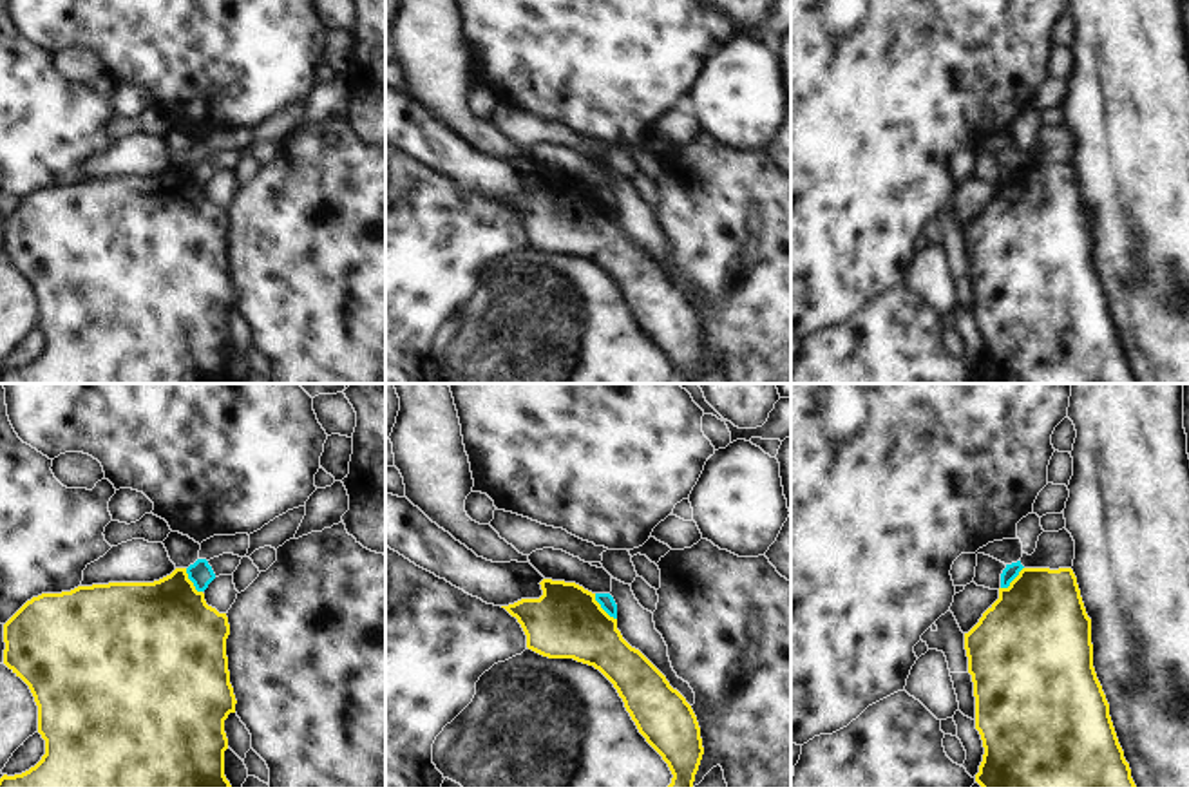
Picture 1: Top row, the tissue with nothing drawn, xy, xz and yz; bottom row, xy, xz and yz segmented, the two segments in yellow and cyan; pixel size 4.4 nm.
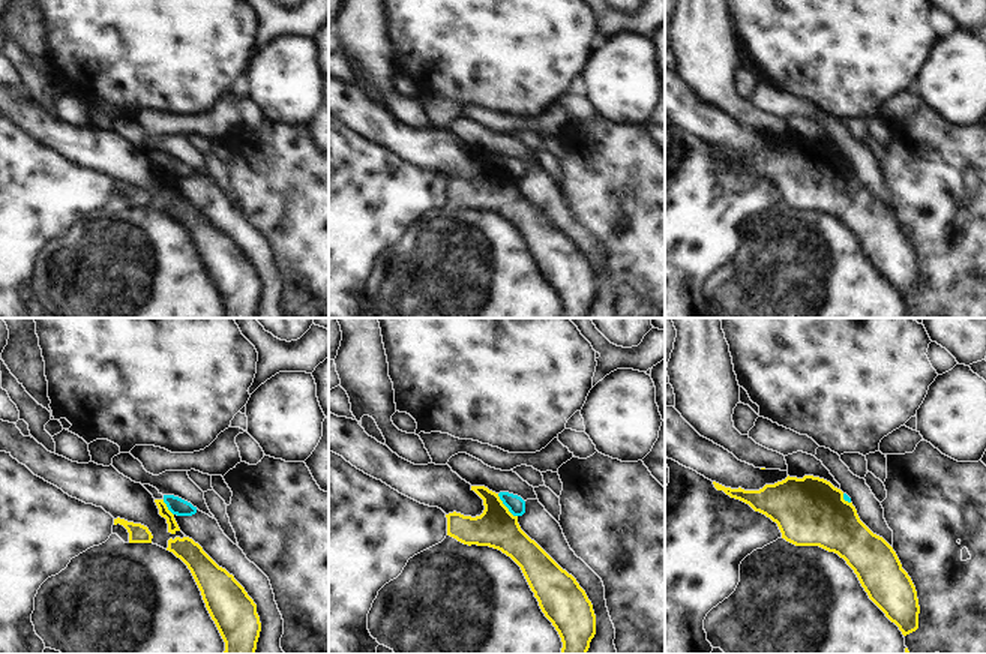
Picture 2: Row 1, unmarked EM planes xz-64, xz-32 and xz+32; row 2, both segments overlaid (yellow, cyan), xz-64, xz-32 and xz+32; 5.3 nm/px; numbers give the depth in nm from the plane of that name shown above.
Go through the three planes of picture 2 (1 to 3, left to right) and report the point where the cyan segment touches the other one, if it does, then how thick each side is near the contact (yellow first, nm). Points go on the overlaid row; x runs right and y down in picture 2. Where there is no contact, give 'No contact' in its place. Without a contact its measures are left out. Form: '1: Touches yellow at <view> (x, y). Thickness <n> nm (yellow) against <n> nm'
1: Touches yellow at xz-64 (167, 507). Thickness 60 nm (yellow) against 90 nm
2: Touches yellow at xz-32 (505, 506). Thickness 220 nm (yellow) against 100 nm
3: Touches yellow at xz+32 (844, 500). Thickness 360 nm (yellow) against 30 nm.

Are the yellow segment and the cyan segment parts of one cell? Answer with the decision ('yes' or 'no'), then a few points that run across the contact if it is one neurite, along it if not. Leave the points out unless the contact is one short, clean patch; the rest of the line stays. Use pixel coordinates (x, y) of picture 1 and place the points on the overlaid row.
no | xz (594, 594), (594, 599), (616, 619)

